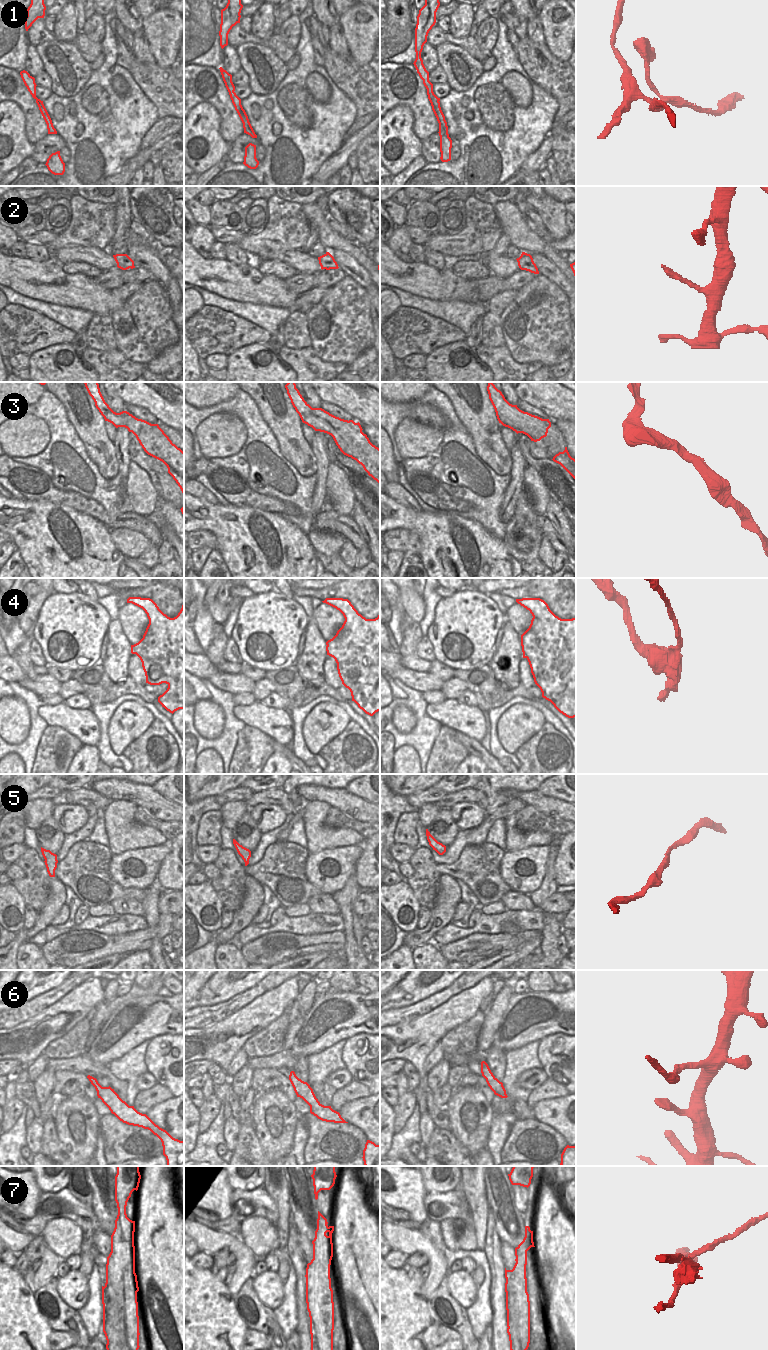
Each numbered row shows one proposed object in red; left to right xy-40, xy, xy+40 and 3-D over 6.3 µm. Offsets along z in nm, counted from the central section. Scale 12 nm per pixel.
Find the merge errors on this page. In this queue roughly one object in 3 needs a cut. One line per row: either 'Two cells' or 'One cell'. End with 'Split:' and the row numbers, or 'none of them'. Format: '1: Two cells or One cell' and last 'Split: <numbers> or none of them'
1: Two cells
2: Two cells
3: One cell
4: Two cells
5: One cell
6: Two cells
7: Two cells
Split: 1, 2, 4, 6, 7.

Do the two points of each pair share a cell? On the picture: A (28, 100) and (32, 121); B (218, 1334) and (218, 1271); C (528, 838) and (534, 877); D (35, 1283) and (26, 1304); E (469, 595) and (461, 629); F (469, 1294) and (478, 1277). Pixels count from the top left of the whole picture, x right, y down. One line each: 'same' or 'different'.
A: same
B: different
C: different
D: different
E: same
F: different

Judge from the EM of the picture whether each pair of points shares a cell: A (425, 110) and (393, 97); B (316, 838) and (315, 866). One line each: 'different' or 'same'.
A: same
B: different

